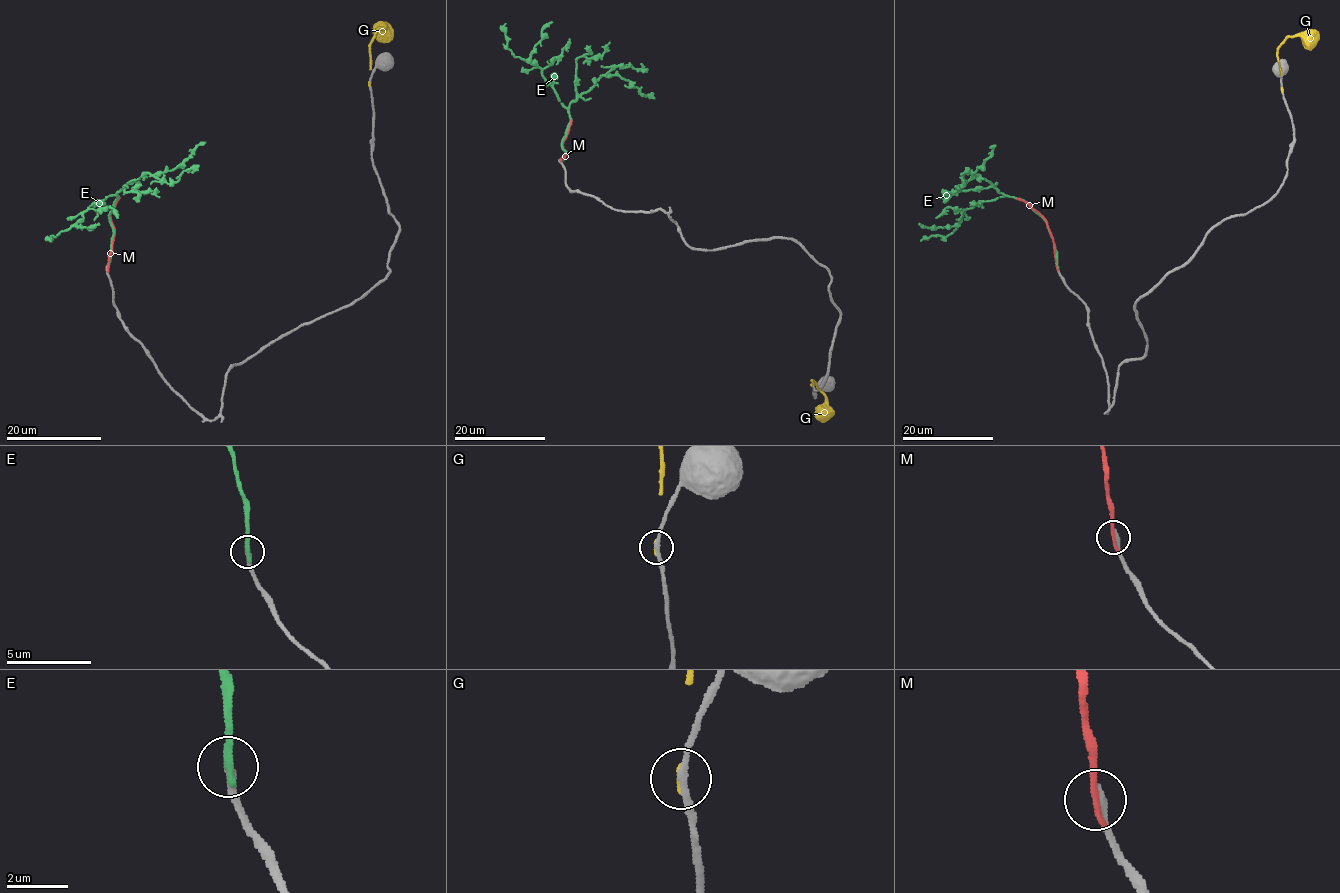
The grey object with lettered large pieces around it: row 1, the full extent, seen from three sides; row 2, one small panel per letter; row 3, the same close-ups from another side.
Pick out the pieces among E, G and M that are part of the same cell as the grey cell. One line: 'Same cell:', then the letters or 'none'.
Same cell: none

